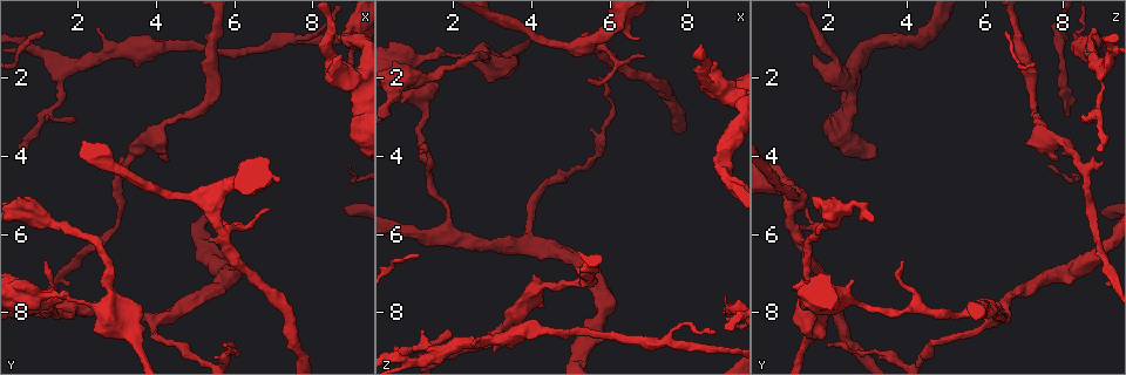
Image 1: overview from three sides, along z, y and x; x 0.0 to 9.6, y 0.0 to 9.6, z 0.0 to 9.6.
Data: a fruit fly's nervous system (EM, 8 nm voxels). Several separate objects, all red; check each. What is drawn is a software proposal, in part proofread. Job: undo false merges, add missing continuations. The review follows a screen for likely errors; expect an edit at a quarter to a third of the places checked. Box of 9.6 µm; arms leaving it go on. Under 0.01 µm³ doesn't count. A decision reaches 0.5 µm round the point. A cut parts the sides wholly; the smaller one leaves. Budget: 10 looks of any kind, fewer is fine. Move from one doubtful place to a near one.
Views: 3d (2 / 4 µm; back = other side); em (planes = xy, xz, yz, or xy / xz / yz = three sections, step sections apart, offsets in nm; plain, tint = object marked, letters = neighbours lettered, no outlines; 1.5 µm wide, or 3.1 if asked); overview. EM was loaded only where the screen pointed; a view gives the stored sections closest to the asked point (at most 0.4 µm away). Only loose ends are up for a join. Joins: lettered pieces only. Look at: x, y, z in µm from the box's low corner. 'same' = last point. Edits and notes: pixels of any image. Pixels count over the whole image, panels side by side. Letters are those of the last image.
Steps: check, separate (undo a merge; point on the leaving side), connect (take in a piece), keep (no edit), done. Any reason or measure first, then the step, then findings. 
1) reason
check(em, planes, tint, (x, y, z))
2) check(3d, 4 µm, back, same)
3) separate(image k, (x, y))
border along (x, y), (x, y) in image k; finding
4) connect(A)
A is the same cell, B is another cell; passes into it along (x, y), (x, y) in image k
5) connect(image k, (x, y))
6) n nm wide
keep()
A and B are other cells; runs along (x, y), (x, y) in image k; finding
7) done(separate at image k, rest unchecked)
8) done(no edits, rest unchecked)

sudden change in width
check(em, yz, step 8, tint, (5.90, 8.95, 3.20))

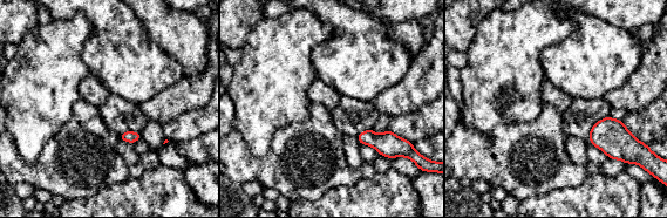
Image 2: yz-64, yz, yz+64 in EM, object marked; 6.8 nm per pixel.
check(em, planes, letters, same)

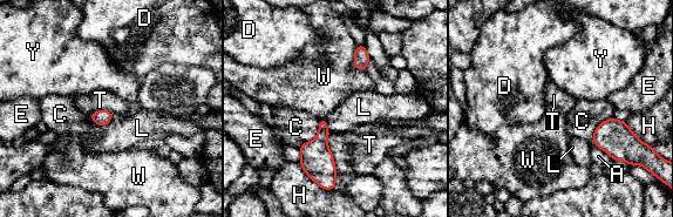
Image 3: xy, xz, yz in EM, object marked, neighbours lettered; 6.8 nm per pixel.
keep()
A, C, D, E, H, L, T, W and Y are other cells; border along (114, 114), (95, 110), (90, 115) in image 3; all the same neuron

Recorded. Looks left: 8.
calibre changes
check(3d, 4 µm, (1.15, 7.60, 1.50))

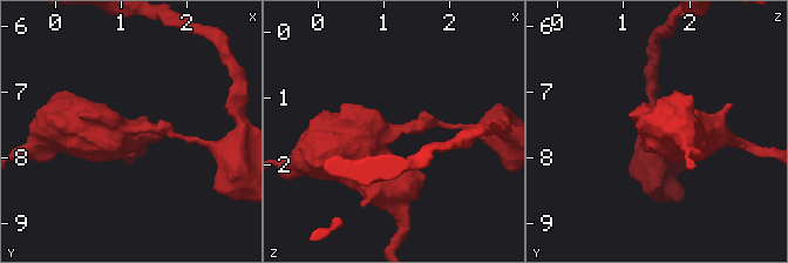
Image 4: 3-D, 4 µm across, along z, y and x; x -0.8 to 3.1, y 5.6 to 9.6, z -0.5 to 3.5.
shape alone is not enough
check(em, xy, step 4, tint, (1.10, 7.60, 1.50))

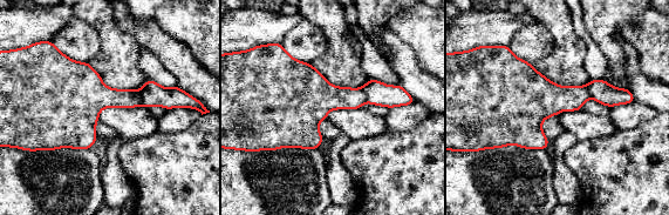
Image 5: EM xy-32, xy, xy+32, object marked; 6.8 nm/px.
check(em, planes, letters, same)

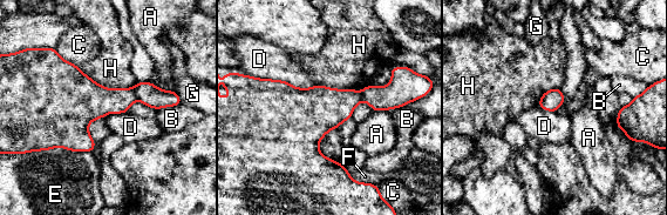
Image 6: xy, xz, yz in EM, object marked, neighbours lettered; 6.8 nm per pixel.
140 nm wide
separate(image 6, (150, 95))
A, B, C, D, E, F, G and H are other cells; border along (131, 88), (137, 99) in image 6; two neurons meet here

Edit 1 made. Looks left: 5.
redraw
check(overview)

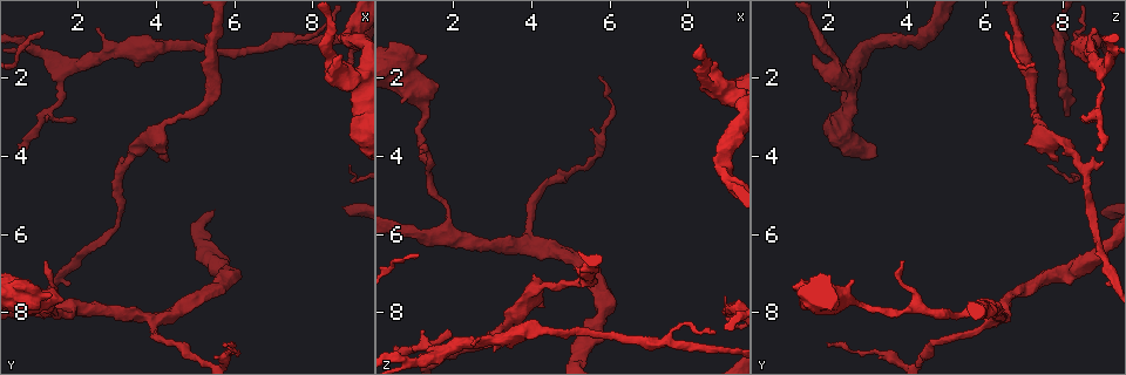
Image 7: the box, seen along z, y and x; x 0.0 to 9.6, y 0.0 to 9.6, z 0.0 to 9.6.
stops while still wide
check(3d, 2 µm, (4.30, 4.15, 7.85))

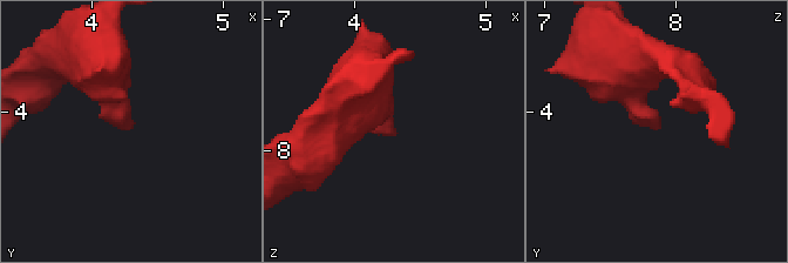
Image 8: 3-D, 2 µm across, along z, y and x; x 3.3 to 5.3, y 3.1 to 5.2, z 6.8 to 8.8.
need the tissue
check(em, xz, step 8, tint, (4.30, 4.12, 7.90))

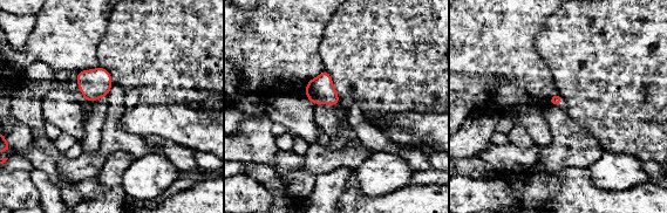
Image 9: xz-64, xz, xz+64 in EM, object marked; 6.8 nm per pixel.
cut it another way
check(em, planes, letters, same)

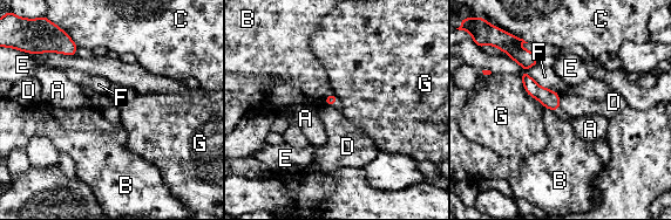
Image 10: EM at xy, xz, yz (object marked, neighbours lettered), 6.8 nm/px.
keep()
A, B, C, D, E, F and G are other cells; border along (558, 96), (561, 108) in image 10; no lettered piece goes on from it

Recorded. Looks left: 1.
done(separate at image 6, rest unchecked)

